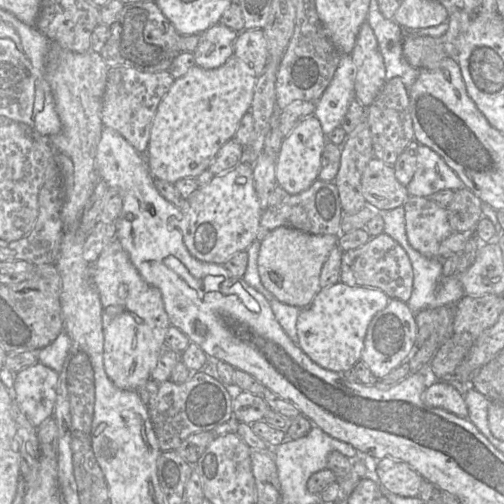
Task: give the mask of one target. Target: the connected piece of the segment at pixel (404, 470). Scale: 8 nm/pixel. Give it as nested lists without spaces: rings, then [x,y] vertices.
[[[390,458],[375,461],[376,481],[396,495],[418,497],[424,478],[407,463]]]

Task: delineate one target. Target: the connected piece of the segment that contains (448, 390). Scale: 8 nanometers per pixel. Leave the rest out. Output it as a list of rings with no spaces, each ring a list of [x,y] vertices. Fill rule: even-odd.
[[[431,382],[422,394],[422,401],[430,407],[442,408],[457,416],[468,418],[465,397],[447,382]]]

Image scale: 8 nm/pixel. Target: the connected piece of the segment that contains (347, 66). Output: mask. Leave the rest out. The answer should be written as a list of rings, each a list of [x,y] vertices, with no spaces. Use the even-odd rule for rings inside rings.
[[[342,55],[334,76],[316,102],[314,116],[322,126],[325,135],[342,125],[350,103],[355,99],[356,66],[352,56]]]

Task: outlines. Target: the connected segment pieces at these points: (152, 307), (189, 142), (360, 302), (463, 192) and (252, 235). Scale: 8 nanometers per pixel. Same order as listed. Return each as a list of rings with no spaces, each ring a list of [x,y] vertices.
[[[118,239],[107,245],[92,265],[102,305],[104,370],[117,388],[137,391],[151,378],[171,326],[162,293],[144,281]]]
[[[234,55],[215,69],[204,69],[194,65],[185,75],[174,80],[158,105],[151,128],[146,160],[152,176],[174,184],[182,178],[197,178],[207,170],[219,149],[235,137],[242,117],[250,111],[256,82],[257,77]]]
[[[341,281],[322,288],[298,316],[298,345],[321,367],[342,373],[361,360],[368,325],[389,301],[390,298],[378,288],[349,286]]]
[[[466,187],[455,191],[447,214],[453,232],[475,233],[475,227],[482,215],[482,200]]]
[[[240,162],[233,169],[215,175],[210,183],[199,187],[185,200],[181,211],[184,243],[198,260],[224,264],[236,253],[247,251],[257,240],[263,213],[254,186],[253,166]]]

